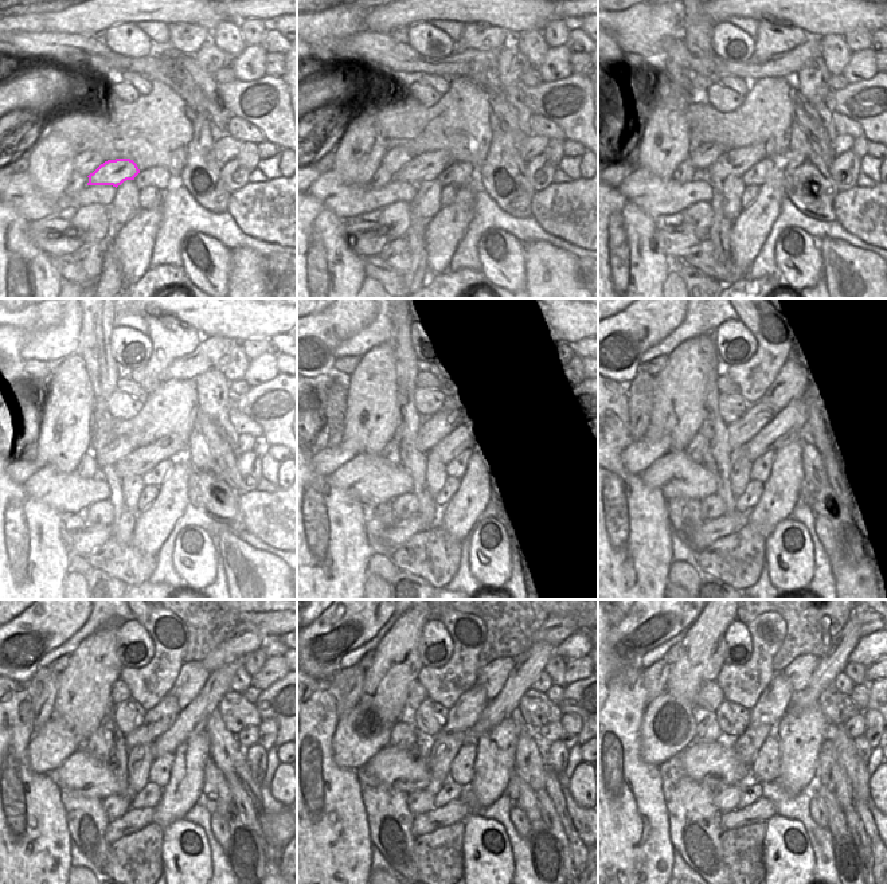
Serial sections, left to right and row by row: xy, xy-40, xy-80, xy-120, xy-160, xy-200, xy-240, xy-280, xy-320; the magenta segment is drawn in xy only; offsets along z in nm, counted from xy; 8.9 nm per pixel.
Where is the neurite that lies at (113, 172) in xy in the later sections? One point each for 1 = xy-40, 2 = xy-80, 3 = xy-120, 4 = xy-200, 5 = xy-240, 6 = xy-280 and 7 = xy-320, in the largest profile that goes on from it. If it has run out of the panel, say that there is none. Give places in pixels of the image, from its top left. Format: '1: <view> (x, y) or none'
1: xy-40 (428, 165)
2: xy-80 (737, 161)
3: xy-120 (139, 461)
4: xy-200 (788, 425)
5: xy-240 (194, 718)
6: xy-280 (522, 679)
7: xy-320 (829, 665)

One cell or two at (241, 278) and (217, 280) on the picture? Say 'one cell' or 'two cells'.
two cells

